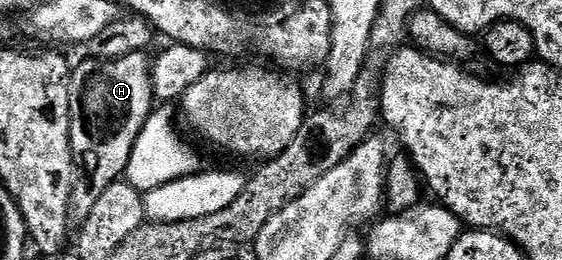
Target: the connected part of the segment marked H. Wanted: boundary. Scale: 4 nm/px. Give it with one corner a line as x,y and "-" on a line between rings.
147,53
112,61
86,60
76,64
71,75
71,151
82,172
87,172
73,194
73,213
79,219
93,211
93,203
101,199
105,187
126,174
137,135
141,135
153,111
151,101
156,100
151,86
153,61

